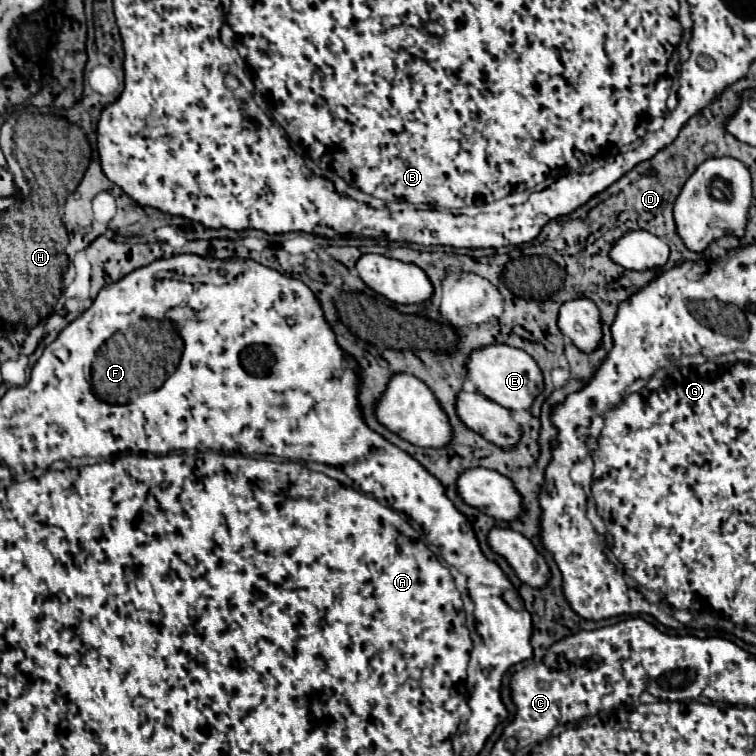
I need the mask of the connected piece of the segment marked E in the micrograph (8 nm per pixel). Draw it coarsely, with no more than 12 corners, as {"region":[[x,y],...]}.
{"region":[[489,344],[467,380],[509,410],[529,410],[543,376],[527,352]]}

